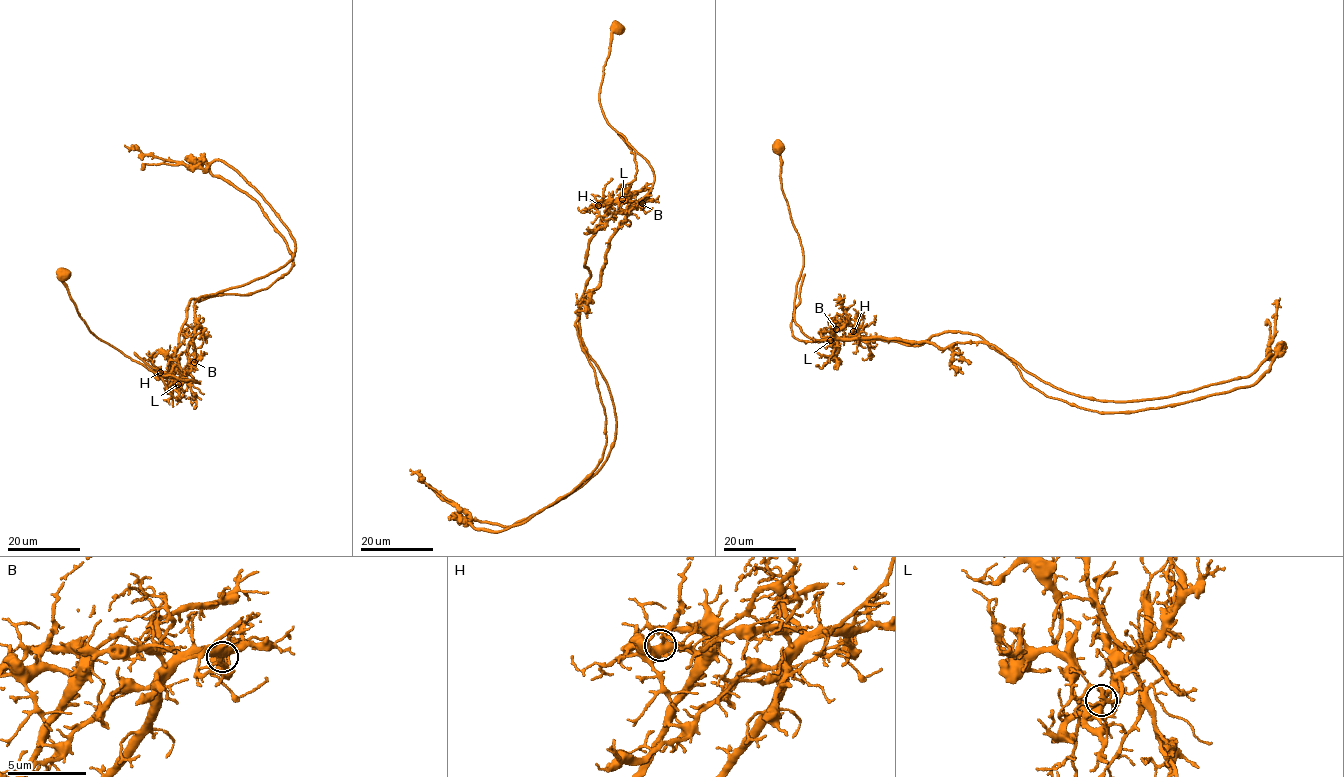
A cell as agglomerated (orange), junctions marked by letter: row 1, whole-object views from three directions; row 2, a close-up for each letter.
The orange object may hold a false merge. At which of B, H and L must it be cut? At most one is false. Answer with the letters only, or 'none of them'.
L

